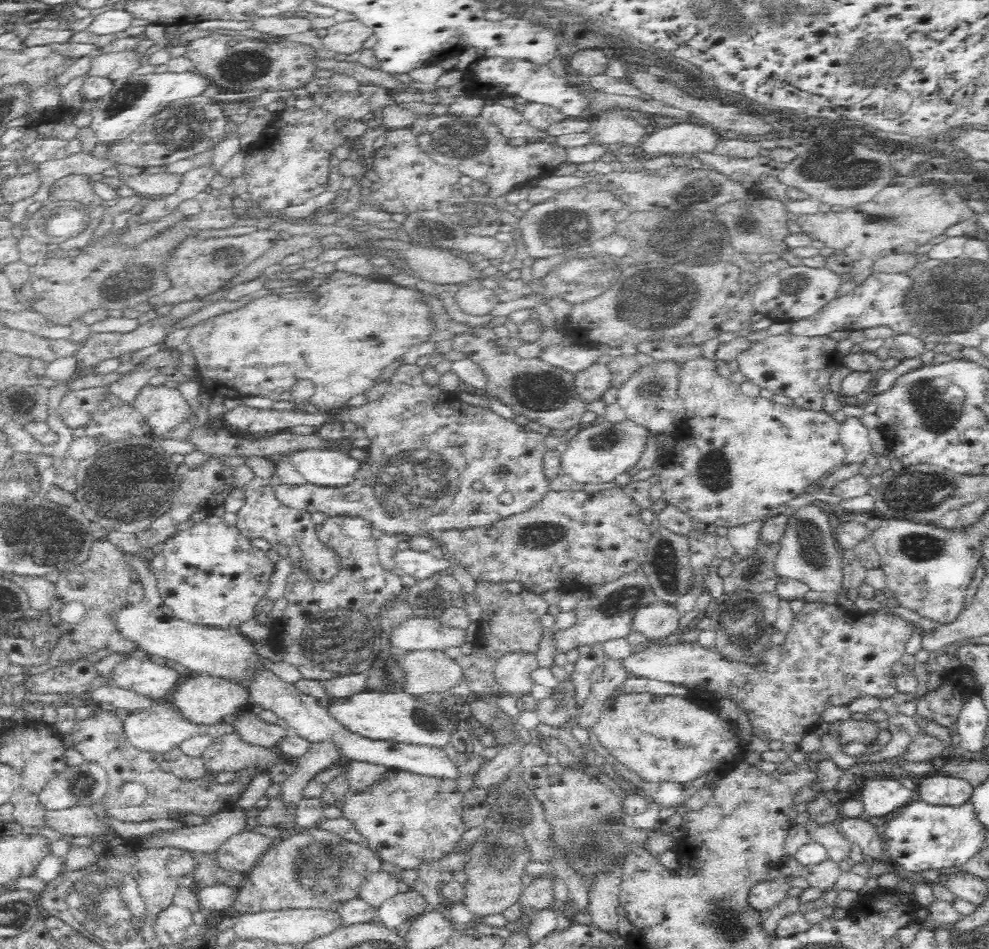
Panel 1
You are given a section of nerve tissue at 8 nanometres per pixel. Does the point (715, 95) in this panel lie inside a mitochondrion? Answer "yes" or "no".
no

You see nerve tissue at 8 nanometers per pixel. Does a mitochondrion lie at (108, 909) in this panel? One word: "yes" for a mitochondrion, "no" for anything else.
yes

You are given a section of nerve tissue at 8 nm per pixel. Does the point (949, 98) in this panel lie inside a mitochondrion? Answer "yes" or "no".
no

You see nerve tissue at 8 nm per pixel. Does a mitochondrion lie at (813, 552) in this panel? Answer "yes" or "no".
yes

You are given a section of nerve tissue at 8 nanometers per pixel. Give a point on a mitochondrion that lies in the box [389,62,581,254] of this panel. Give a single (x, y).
(472, 138)

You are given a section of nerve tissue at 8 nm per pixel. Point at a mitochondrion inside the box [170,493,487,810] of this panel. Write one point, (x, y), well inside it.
(338, 641)

